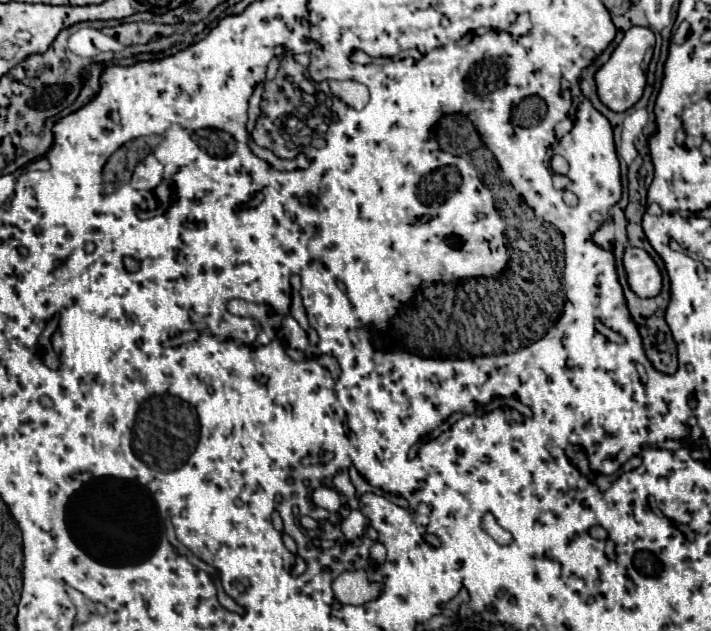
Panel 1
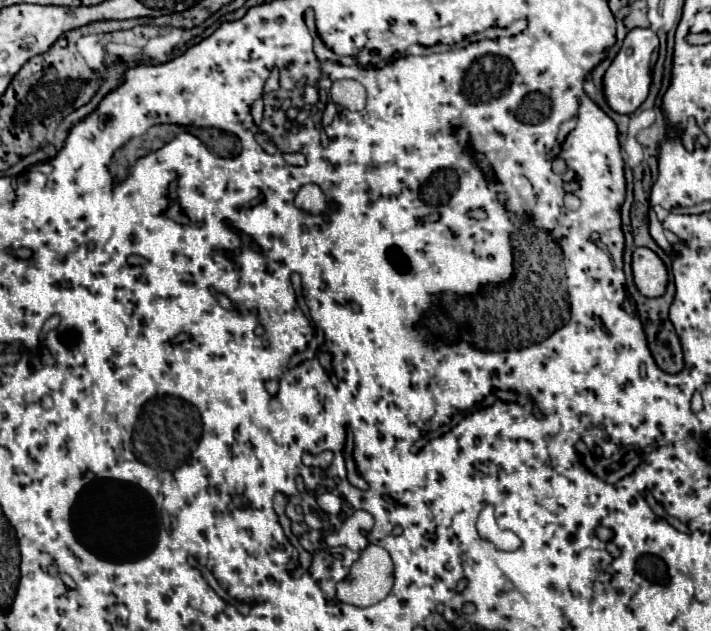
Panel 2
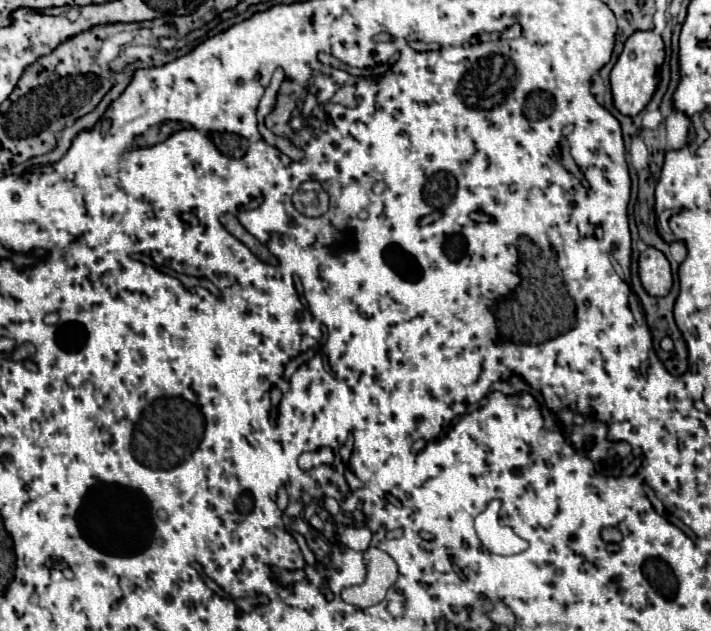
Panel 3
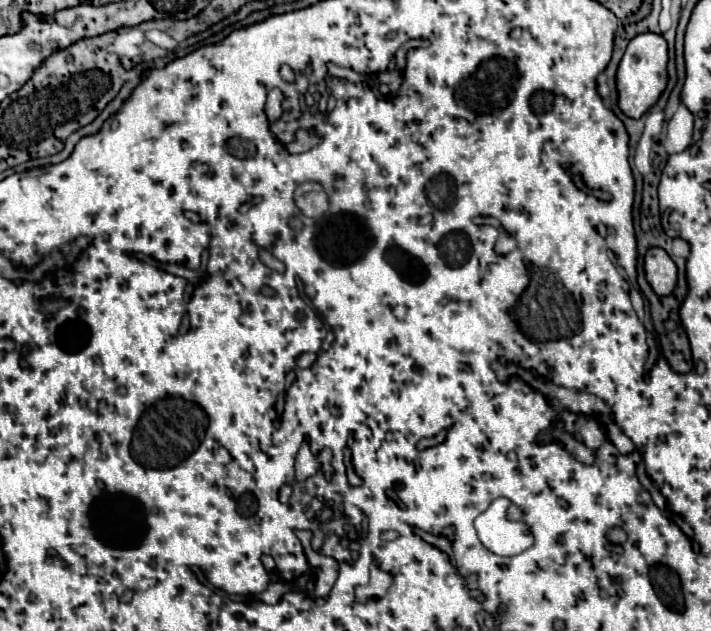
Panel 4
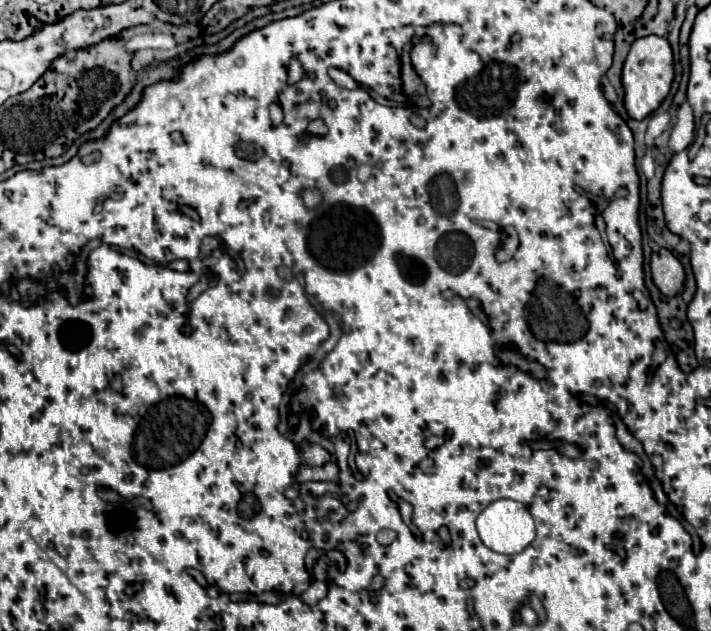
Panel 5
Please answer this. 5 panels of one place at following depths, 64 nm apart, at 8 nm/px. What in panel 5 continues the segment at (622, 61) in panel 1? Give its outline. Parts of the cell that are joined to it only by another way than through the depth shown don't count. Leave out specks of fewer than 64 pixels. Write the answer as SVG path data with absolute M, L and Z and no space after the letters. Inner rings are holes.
M644 36L636 40L628 52L622 72L622 84L626 90L624 106L630 118L644 120L648 114L652 114L668 96L672 80L674 80L674 54L668 40L662 36Z

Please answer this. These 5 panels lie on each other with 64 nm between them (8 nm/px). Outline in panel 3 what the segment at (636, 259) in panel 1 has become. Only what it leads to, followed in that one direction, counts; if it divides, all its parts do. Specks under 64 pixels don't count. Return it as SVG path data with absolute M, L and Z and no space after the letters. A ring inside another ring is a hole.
M646 248L640 254L640 280L650 296L666 296L672 288L672 268L666 256L656 248Z

